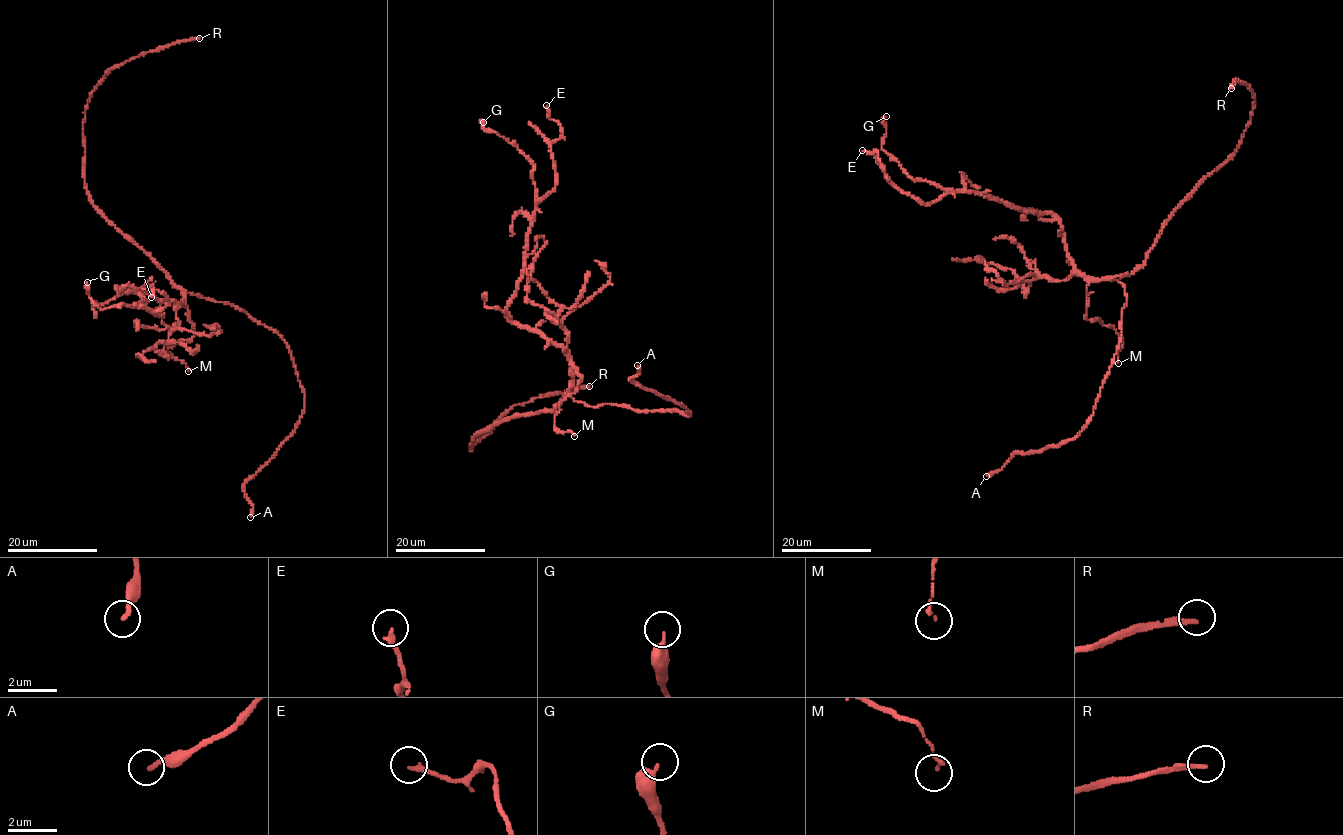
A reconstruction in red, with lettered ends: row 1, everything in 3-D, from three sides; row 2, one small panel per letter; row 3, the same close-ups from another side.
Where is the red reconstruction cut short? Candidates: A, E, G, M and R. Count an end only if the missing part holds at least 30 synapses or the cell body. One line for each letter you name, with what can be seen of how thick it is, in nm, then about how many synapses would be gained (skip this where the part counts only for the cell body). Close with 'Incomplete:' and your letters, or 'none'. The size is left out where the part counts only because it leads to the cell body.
A: 190 nm thick
R: 190 nm thick; about 140 synapses
Incomplete: A, R

